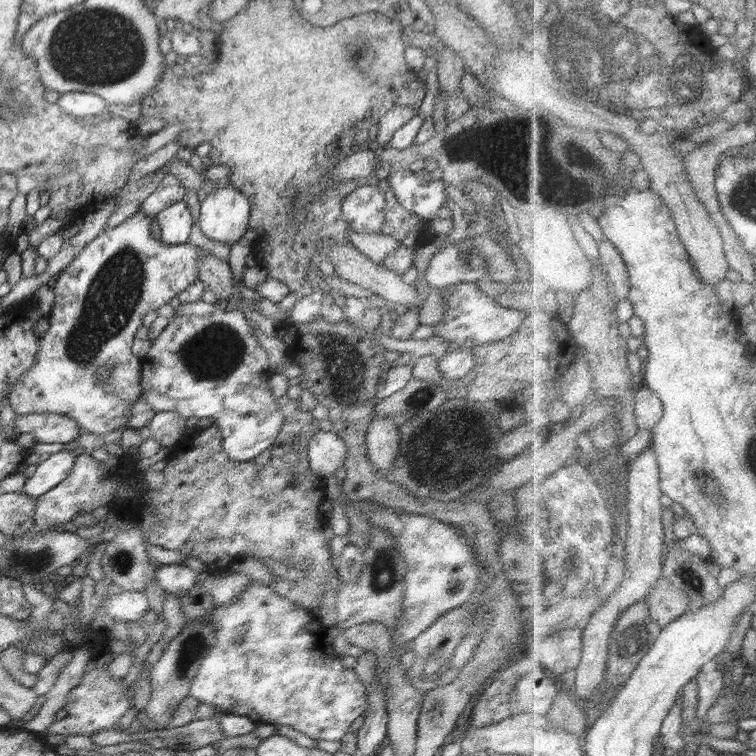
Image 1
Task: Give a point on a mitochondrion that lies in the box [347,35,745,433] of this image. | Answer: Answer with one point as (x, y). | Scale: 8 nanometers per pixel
(521, 153)

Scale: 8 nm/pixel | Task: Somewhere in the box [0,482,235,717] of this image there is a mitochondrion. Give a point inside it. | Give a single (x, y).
(36, 561)

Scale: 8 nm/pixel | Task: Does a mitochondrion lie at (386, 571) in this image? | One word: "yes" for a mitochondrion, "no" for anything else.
yes

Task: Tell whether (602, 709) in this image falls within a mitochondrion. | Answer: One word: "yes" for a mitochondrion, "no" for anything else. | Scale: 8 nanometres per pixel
no

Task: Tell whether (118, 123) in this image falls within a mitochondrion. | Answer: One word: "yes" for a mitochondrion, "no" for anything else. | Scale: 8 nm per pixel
no

